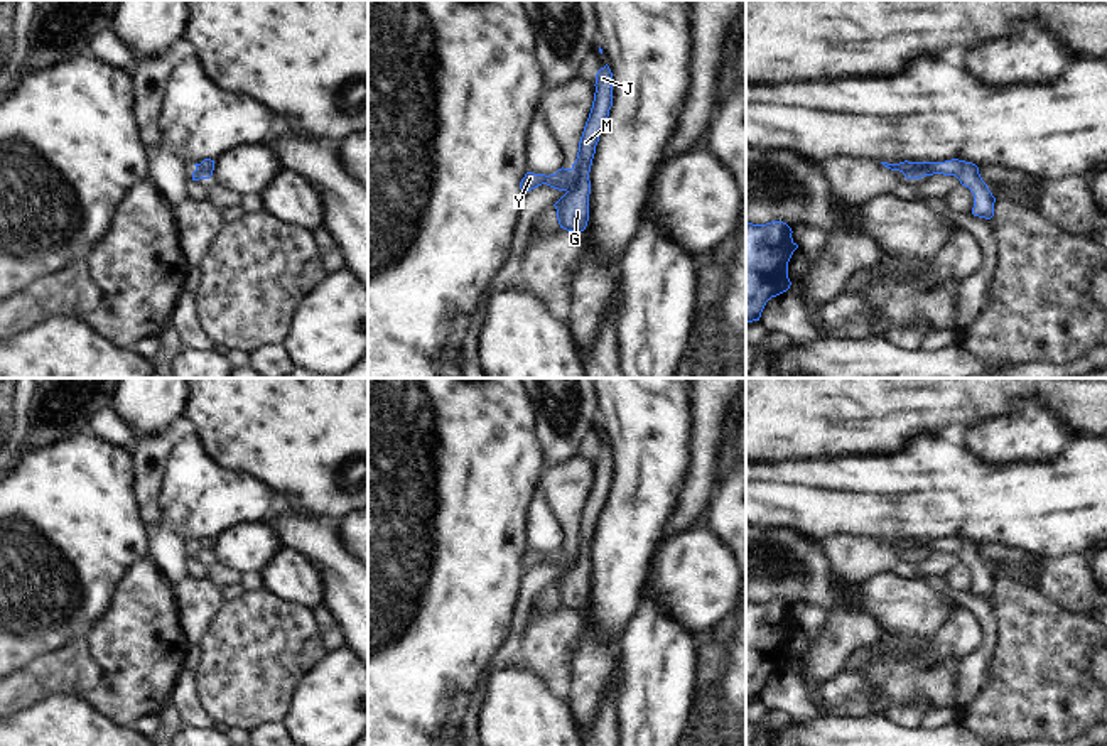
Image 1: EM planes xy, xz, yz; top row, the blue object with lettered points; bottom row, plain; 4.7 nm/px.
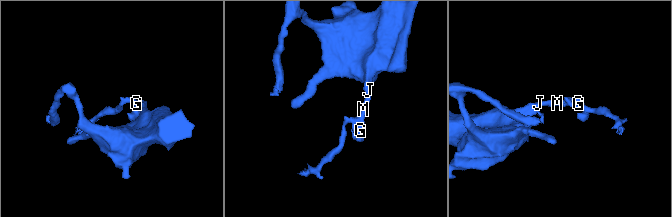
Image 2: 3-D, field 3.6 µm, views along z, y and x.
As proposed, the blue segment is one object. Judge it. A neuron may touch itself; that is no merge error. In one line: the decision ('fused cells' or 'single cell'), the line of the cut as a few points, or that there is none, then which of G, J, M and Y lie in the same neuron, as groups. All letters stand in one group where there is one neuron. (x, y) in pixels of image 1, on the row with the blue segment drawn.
fused cells | xz (577, 156), (577, 181), (567, 191) | G J M / Y

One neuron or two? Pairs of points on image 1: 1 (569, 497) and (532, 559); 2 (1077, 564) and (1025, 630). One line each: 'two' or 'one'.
1: one
2: two

